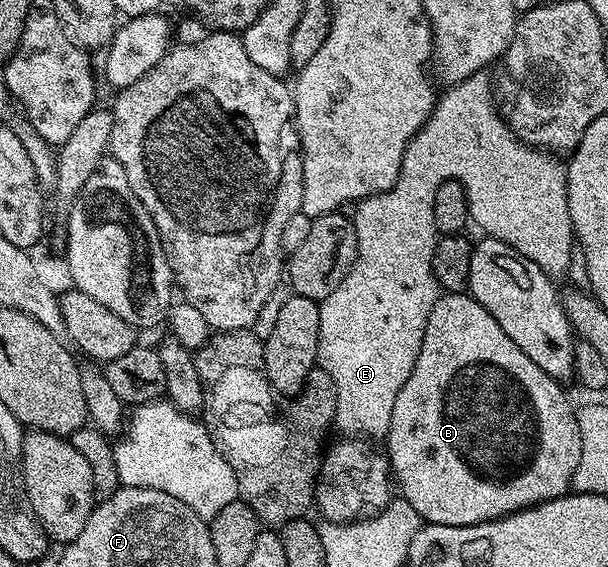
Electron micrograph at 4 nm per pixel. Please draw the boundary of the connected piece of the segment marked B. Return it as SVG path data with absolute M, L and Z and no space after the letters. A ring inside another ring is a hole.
M445 292L437 297L435 306L431 306L431 318L427 318L427 330L423 334L423 346L419 350L419 358L415 358L415 370L411 370L411 378L399 390L399 398L395 398L395 410L391 410L391 426L387 437L387 455L392 475L400 495L420 514L425 524L439 526L471 526L482 524L488 520L498 520L512 512L521 512L536 504L554 500L566 495L572 489L575 466L579 466L579 426L574 405L569 405L565 392L558 381L552 380L507 334L503 334L503 326L475 302L475 298L465 292Z

